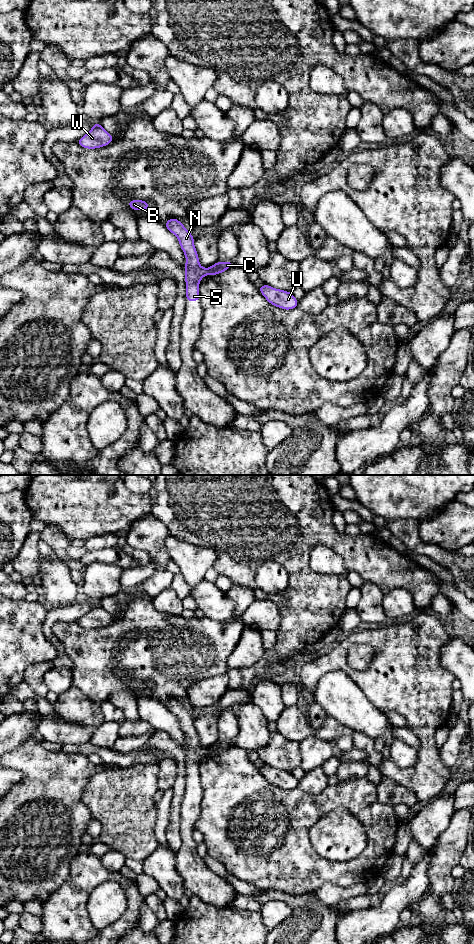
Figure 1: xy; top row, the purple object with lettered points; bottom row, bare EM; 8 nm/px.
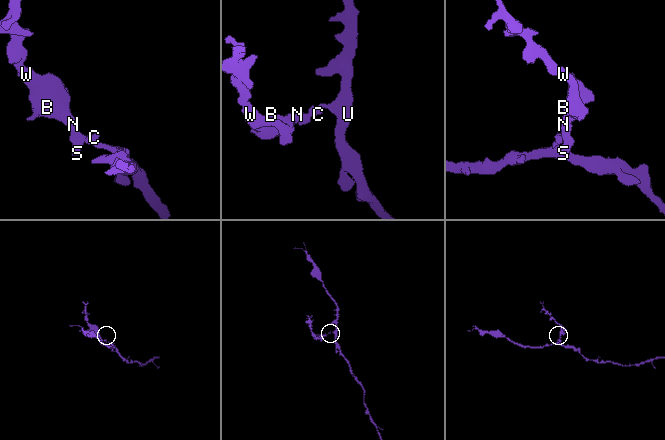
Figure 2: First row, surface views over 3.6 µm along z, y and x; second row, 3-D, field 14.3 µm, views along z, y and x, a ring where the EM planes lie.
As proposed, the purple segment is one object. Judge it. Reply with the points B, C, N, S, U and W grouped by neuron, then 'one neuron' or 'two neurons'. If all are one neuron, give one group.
B N S W / C U; two neurons

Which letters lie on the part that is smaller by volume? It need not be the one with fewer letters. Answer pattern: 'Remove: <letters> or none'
Remove: B, N, S, W

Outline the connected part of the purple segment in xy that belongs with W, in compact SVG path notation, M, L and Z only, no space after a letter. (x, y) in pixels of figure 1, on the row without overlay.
M98 602L94 603L91 610L82 616L77 623L86 629L96 629L107 626L114 620Z

